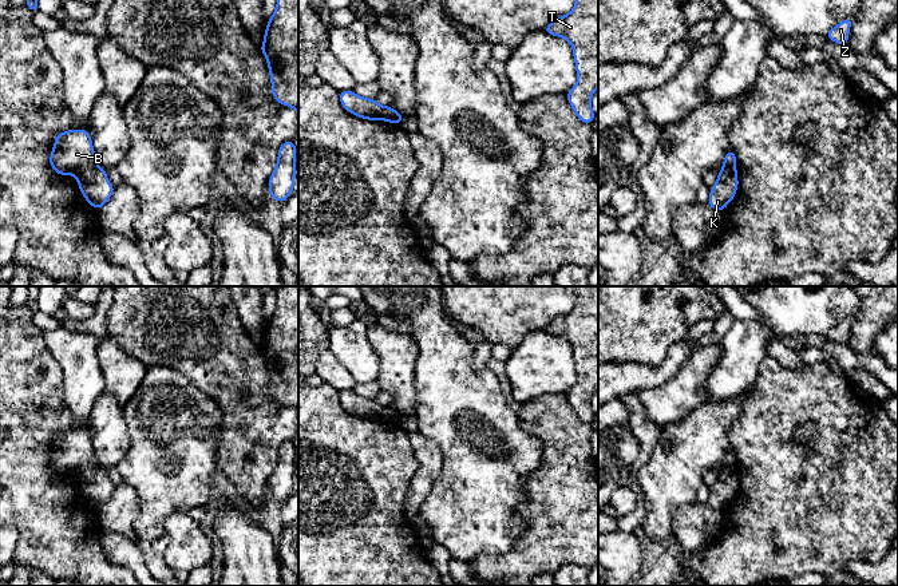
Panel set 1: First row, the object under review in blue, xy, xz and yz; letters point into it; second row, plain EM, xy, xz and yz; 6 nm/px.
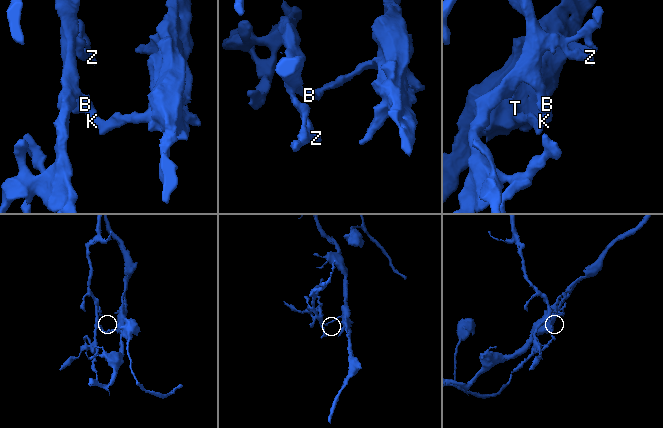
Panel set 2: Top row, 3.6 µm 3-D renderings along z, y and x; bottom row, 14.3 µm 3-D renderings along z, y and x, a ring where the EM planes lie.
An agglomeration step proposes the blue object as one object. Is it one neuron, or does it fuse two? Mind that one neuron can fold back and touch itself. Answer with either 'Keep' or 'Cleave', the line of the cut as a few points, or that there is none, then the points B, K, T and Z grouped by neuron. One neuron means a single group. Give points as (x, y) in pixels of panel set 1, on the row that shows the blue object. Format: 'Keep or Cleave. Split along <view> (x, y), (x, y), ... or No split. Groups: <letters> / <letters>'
Cleave. Split along xy (95, 163), (93, 167), (82, 169), (75, 174). Groups: B Z / K T

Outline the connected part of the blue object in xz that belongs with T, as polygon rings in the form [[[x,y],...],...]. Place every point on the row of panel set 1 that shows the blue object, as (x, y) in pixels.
[[[575,0],[567,15],[553,20],[543,31],[571,44],[578,79],[566,98],[577,118],[592,124],[596,114],[590,100],[598,87],[598,0]]]

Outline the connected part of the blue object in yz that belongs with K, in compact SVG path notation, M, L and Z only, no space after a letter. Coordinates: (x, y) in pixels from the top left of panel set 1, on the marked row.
M724 165L719 171L716 183L711 189L708 206L723 211L735 198L737 187L739 181L736 165Z

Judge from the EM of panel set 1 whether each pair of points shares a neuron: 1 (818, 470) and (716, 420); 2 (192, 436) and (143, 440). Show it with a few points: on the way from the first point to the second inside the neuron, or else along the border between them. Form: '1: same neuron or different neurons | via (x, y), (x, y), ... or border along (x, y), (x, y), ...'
1: different neurons | border along (746, 400), (742, 414), (728, 431), (731, 447)
2: same neuron | via (180, 436), (173, 440), (155, 440)

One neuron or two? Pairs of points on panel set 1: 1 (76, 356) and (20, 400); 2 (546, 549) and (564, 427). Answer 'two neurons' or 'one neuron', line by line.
1: two neurons
2: one neuron

